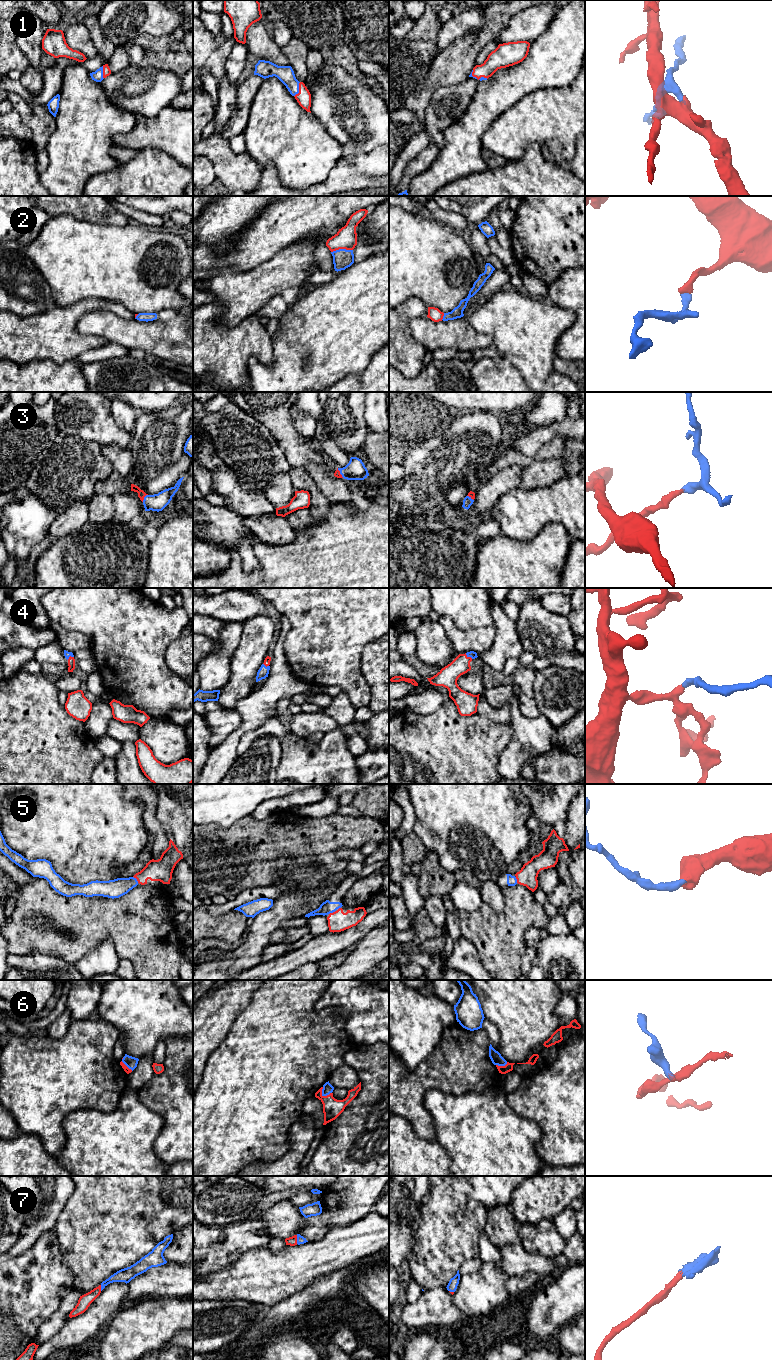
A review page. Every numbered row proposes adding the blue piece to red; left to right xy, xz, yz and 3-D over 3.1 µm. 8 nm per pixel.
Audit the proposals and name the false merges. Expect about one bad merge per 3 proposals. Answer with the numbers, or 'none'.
none

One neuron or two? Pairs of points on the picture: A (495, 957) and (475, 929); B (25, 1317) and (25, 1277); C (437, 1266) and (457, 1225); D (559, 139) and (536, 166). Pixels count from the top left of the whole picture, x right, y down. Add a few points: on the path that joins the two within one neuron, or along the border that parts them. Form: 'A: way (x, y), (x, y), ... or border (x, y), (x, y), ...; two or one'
A: way (495, 950), (482, 936); one
B: way (25, 1307), (25, 1287); one
C: way (437, 1256), (442, 1243), (448, 1235); one
D: border (523, 150), (537, 143), (548, 160), (565, 167); two

